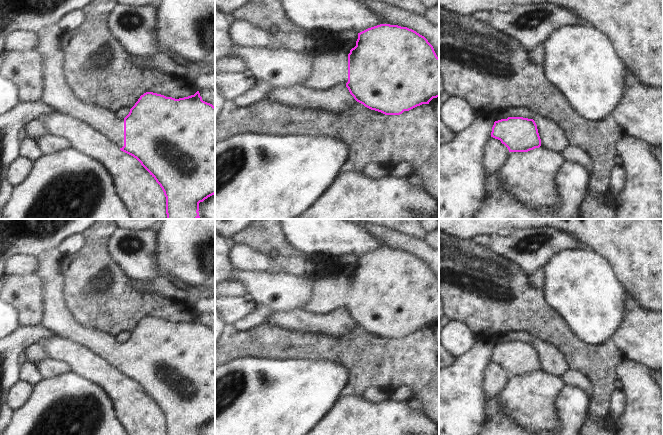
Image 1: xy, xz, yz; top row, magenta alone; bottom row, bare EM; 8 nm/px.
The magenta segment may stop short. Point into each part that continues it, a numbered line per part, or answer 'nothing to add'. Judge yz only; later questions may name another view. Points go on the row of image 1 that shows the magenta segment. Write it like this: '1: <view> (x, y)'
nothing to add.

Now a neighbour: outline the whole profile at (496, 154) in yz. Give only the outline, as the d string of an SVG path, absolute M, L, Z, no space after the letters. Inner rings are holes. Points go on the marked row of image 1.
M491 137L485 145L483 166L486 176L500 174L509 157L508 148L500 140Z

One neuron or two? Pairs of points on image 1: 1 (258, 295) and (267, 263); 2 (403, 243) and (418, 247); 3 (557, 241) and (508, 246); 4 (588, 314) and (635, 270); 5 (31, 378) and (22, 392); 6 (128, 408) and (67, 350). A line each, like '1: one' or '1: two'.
1: two
2: one
3: one
4: two
5: two
6: one

